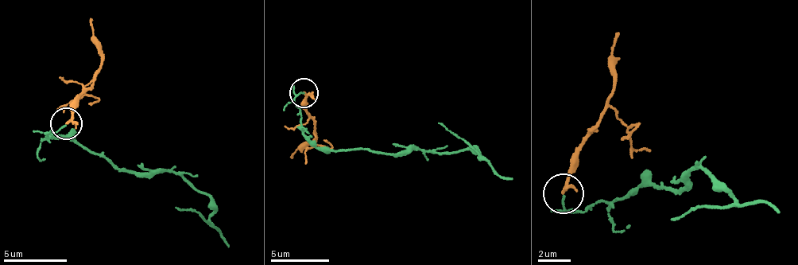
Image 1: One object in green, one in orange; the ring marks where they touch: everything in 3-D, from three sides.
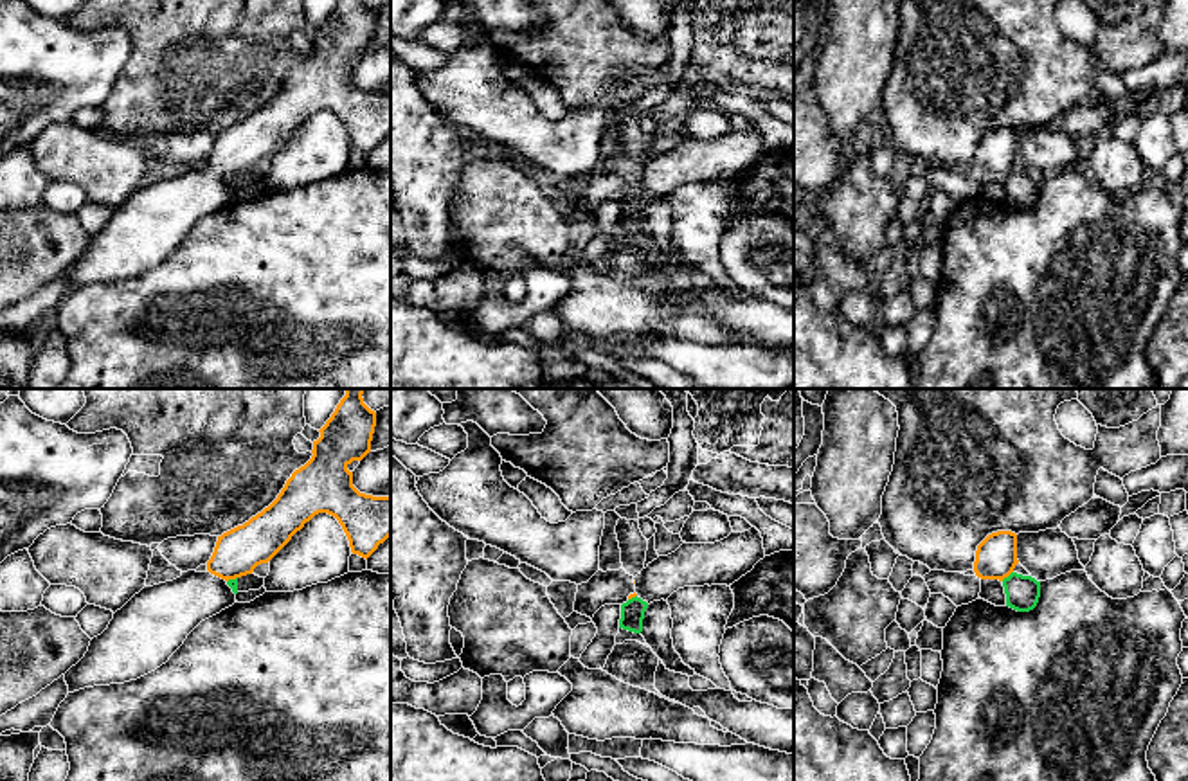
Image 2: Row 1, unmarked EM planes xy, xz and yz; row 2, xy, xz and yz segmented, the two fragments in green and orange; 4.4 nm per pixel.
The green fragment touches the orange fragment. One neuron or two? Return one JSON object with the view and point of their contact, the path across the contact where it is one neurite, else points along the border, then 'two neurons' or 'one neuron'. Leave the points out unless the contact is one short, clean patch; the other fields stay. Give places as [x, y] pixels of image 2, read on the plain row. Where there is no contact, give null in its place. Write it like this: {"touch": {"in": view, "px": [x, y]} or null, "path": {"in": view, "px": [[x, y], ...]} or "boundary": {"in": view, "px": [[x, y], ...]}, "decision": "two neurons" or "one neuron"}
{"touch": {"in": "yz", "px": [1008, 173]}, "boundary": {"in": "yz", "px": [[1012, 168], [1001, 177]]}, "decision": "two neurons"}

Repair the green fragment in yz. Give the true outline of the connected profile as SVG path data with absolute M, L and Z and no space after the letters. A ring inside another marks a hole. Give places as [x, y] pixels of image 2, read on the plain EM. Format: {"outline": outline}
{"outline": "M1012 169L1003 176L1006 203L1017 209L1030 209L1037 203L1040 194L1040 178L1031 173Z"}

